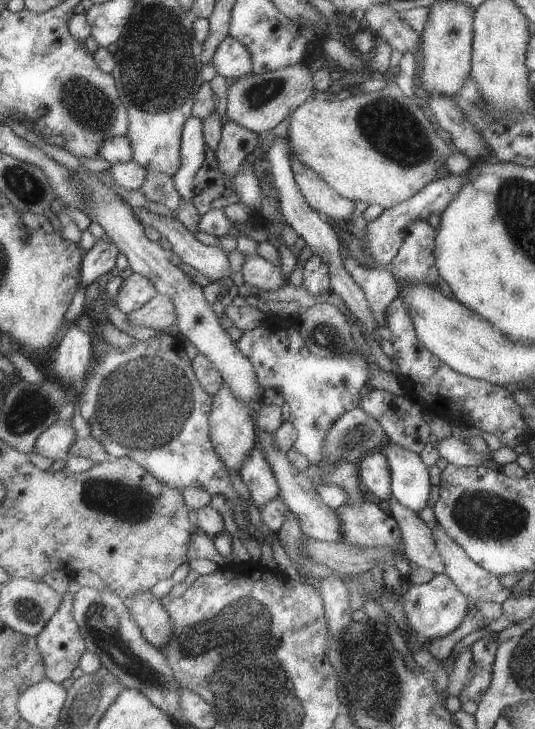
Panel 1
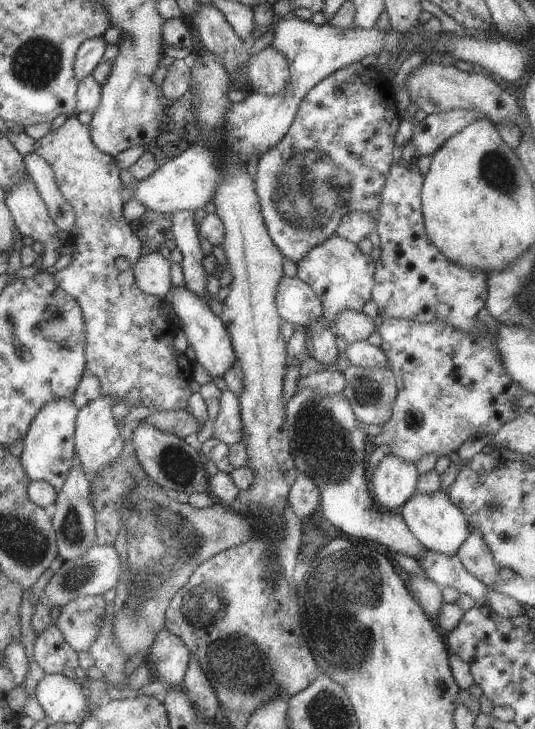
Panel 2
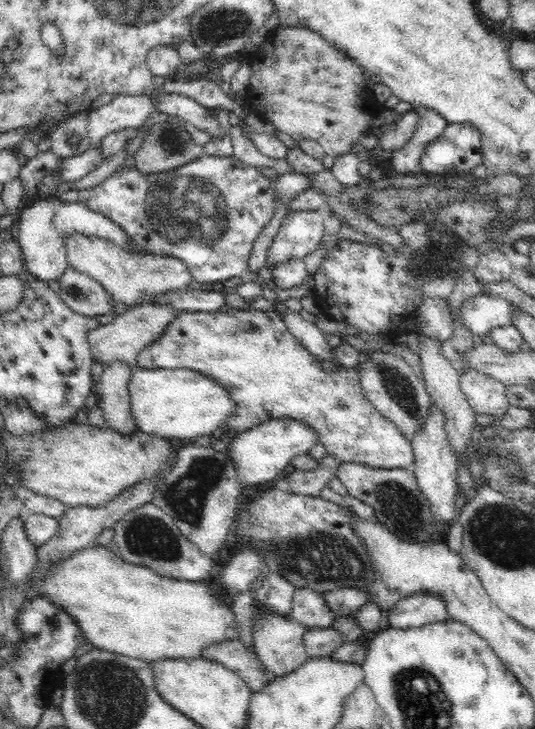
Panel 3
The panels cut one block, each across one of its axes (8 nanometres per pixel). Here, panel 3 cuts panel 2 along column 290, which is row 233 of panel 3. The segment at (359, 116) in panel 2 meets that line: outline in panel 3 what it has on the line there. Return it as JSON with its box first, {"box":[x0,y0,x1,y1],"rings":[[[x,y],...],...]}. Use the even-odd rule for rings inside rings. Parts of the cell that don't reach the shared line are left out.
{"box":[79,153,276,287],"rings":[[[203,153],[177,170],[162,173],[141,174],[135,167],[122,165],[96,186],[80,189],[79,201],[121,226],[145,252],[179,258],[187,265],[193,286],[205,287],[209,282],[246,276],[254,240],[274,216],[276,193],[256,166],[243,164],[234,156]]]}

